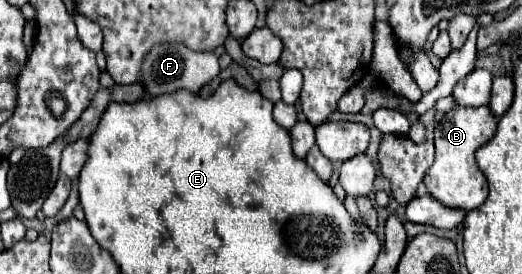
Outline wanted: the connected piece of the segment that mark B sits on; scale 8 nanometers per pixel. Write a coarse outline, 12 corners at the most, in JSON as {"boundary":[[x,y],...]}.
{"boundary":[[454,107],[434,127],[424,175],[434,199],[464,211],[486,201],[476,149],[496,133],[488,107]]}

